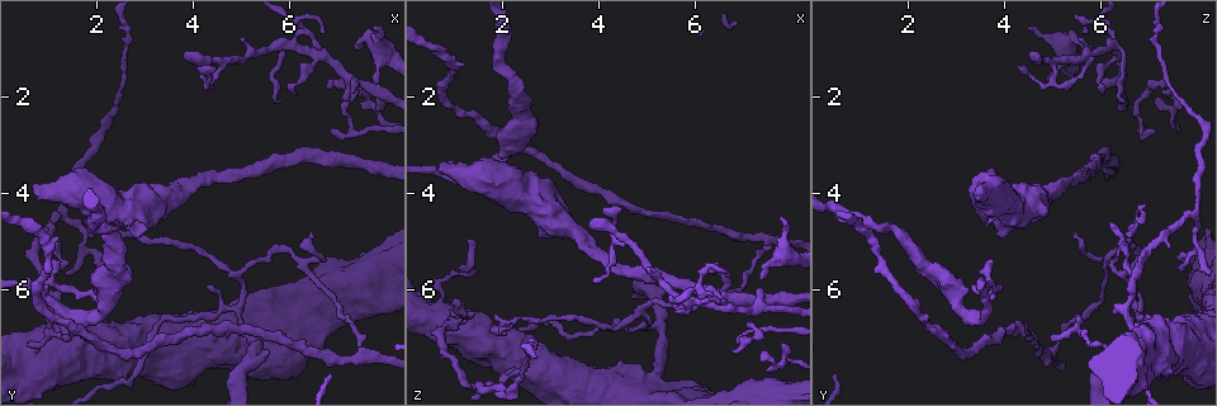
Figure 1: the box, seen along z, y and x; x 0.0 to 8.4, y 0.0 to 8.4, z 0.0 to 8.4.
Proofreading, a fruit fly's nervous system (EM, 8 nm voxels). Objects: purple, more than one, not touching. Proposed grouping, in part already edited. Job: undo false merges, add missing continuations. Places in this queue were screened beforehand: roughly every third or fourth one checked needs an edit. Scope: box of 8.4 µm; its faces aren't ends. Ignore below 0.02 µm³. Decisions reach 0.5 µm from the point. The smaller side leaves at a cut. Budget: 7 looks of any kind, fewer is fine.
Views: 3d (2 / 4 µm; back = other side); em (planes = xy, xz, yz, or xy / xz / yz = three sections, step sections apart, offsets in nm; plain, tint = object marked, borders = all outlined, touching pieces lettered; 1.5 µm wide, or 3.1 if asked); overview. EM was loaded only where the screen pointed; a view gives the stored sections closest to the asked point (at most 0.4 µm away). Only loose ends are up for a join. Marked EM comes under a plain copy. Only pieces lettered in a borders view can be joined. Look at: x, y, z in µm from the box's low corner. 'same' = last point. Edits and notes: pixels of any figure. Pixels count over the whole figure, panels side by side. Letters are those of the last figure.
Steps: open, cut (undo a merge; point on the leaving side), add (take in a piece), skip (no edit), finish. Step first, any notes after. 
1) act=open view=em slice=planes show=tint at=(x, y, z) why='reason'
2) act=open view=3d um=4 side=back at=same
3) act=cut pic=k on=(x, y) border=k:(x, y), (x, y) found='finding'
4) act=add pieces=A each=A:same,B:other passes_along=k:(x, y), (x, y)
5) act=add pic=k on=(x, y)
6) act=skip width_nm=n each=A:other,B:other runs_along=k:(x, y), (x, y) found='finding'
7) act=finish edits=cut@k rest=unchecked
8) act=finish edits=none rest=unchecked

act=open view=em slice=xy step=4 show=borders at=(4.05, 1.40, 4.35) why='thin end'

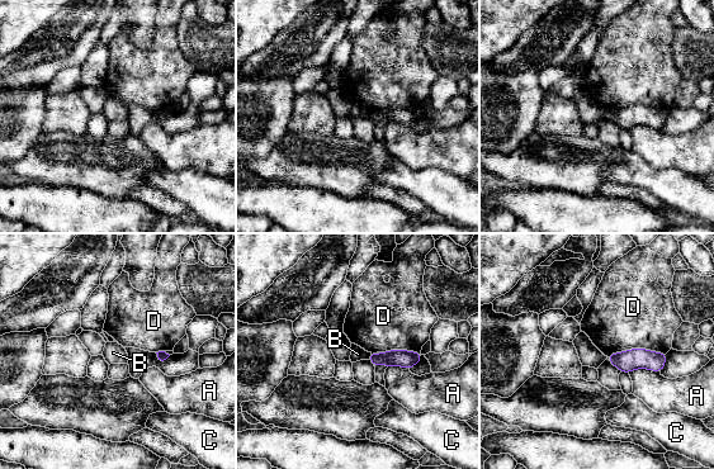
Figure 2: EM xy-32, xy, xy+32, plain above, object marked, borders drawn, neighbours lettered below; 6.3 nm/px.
act=open view=em slice=planes show=borders at=same

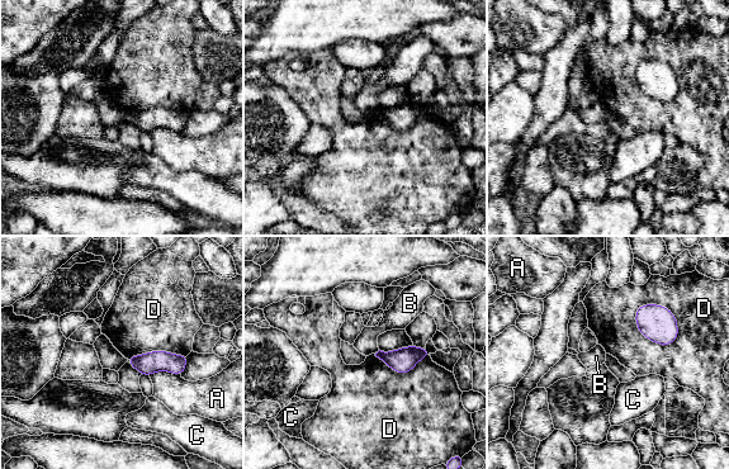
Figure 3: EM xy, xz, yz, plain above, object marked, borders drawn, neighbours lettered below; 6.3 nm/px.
act=skip each=A:other,B:other,C:other,D:other found='no lettered piece goes on from it'

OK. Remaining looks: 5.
act=open view=3d um=4 at=(0.70, 3.95, 3.40) why='branch stops here'

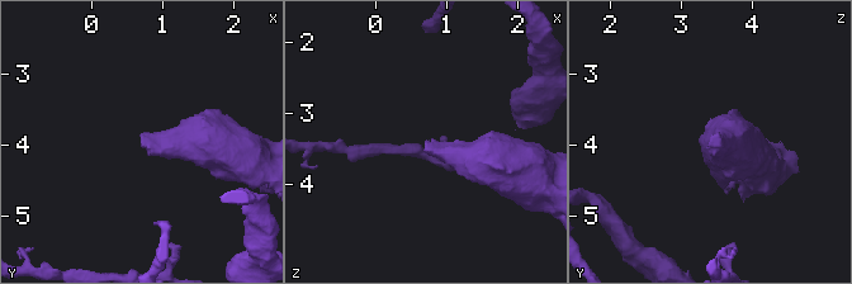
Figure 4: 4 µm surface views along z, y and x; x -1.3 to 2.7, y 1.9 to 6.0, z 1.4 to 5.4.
act=open view=em slice=planes show=borders at=(0.70, 4.00, 3.40) why='now the EM'

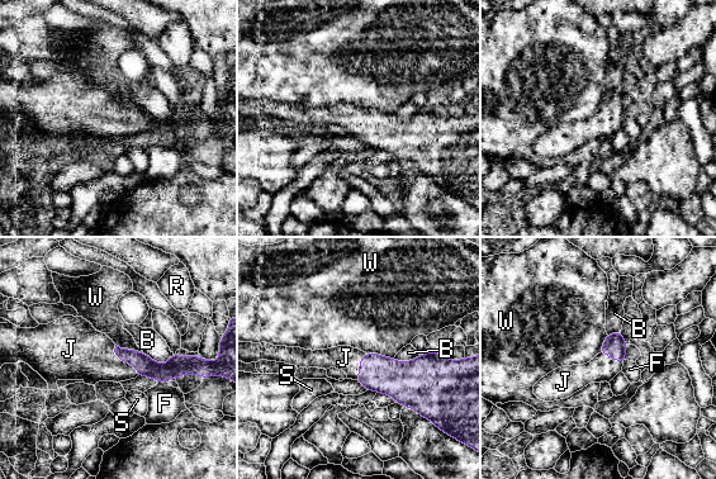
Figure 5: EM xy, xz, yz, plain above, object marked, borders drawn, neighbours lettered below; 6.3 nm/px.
act=add pieces=J longest_contact=J:240nm each=B:other,F:other,J:same,R:other,S:other,W:other found='it goes on there'

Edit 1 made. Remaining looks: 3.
act=finish edits=add@5 rest=unchecked

